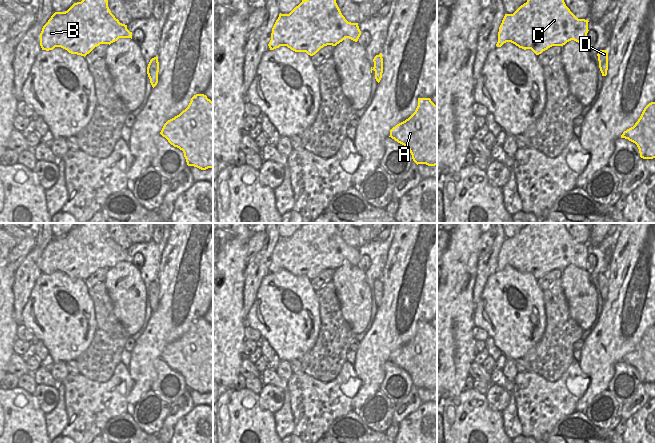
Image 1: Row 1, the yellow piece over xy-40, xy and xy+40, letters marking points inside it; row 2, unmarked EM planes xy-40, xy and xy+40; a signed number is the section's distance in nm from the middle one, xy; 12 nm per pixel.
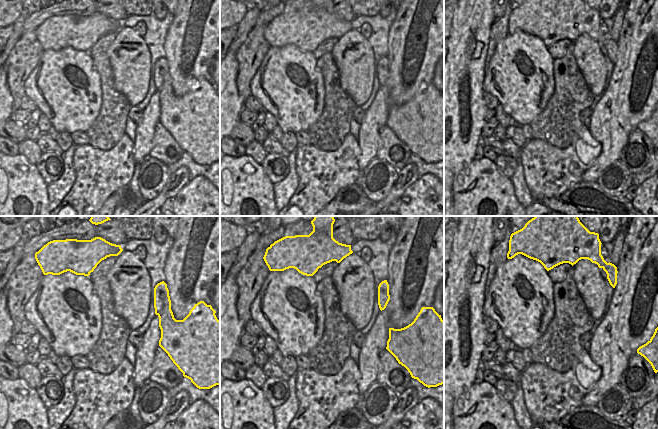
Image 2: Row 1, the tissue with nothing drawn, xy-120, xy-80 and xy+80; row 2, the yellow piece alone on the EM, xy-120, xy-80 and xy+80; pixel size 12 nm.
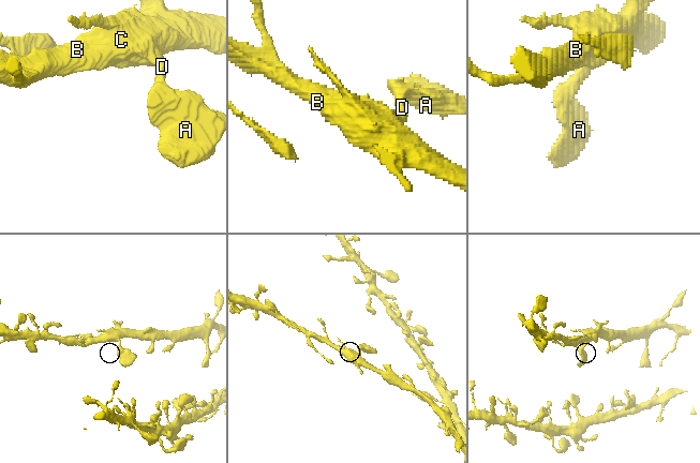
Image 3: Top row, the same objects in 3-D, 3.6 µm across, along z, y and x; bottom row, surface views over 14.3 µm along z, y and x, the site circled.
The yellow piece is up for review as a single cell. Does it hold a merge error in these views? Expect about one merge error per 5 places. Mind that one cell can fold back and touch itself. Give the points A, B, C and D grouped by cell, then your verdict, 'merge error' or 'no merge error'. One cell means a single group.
A B C D | no merge error

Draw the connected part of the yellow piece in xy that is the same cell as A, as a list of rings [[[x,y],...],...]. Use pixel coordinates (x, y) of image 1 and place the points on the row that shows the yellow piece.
[[[418,98],[415,112],[408,119],[393,127],[389,137],[406,146],[417,165],[437,165],[437,105],[430,98]]]

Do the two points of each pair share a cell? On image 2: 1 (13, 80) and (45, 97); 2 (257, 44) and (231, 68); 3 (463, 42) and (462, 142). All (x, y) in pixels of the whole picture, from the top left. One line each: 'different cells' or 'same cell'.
1: different cells
2: different cells
3: same cell

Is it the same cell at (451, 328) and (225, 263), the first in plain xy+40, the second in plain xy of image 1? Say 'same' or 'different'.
same

